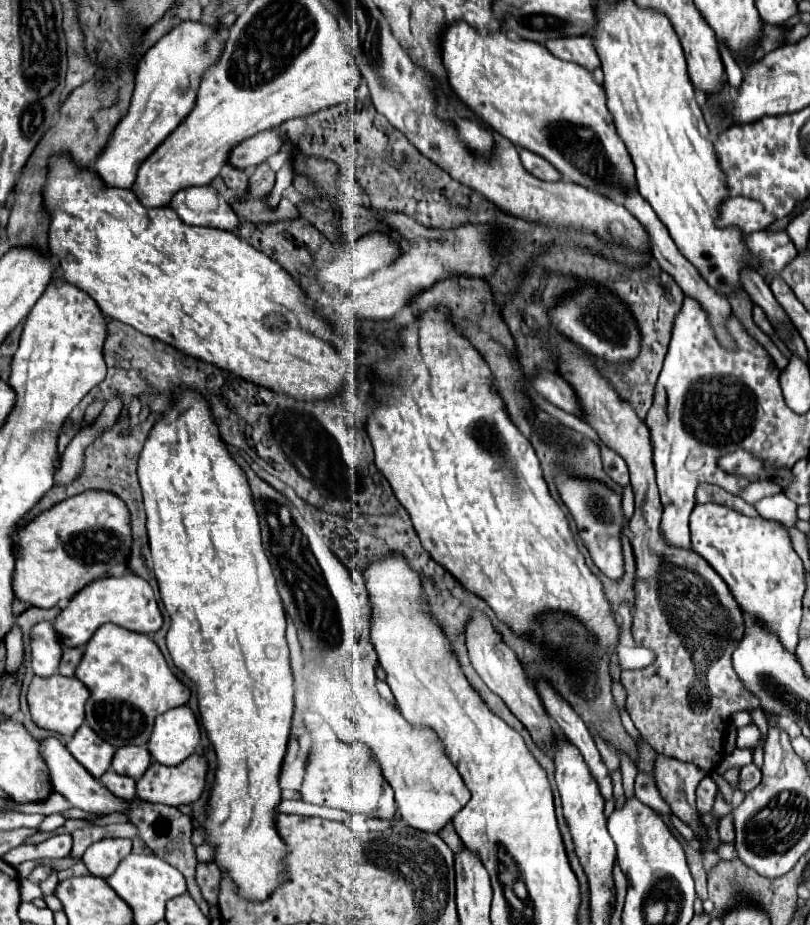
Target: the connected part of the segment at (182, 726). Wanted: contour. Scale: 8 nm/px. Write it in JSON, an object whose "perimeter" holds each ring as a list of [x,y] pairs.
{"perimeter":[[[187,705],[169,709],[157,717],[153,733],[147,741],[147,751],[151,757],[167,767],[185,761],[199,745],[201,731],[195,715]]]}

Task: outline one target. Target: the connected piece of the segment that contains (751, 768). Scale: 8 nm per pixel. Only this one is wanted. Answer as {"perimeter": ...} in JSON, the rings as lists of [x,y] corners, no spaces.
{"perimeter":[[[755,763],[745,765],[745,767],[741,769],[737,789],[739,789],[741,793],[749,793],[749,791],[755,789],[759,783],[761,783],[761,771],[759,771],[759,767],[757,767]]]}

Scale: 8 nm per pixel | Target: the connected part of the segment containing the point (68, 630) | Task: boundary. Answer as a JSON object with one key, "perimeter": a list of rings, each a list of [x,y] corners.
{"perimeter":[[[133,573],[119,579],[97,579],[69,601],[69,605],[53,621],[53,627],[65,647],[83,647],[97,627],[105,623],[115,623],[135,633],[155,633],[163,625],[163,615],[157,607],[151,585]]]}

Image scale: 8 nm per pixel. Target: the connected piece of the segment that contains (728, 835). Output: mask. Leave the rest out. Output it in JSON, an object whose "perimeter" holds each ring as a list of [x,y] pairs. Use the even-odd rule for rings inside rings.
{"perimeter":[[[725,815],[721,821],[719,821],[719,837],[723,843],[733,843],[733,837],[735,837],[735,831],[733,831],[733,819],[729,815]]]}

